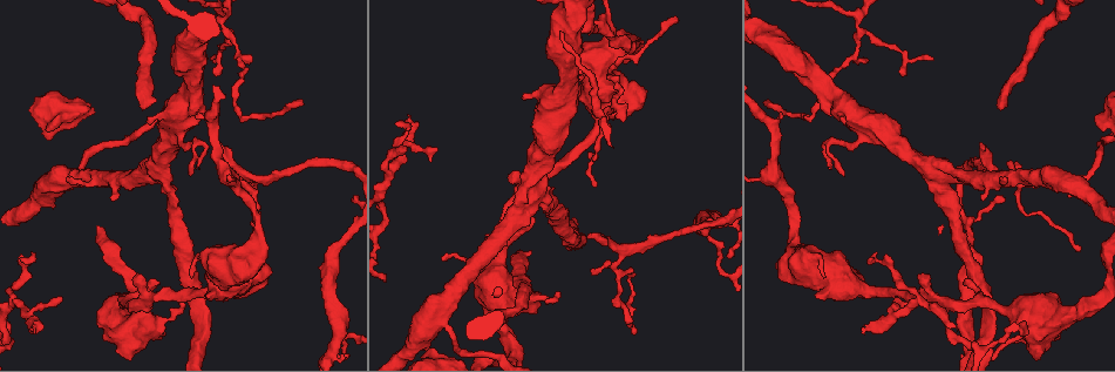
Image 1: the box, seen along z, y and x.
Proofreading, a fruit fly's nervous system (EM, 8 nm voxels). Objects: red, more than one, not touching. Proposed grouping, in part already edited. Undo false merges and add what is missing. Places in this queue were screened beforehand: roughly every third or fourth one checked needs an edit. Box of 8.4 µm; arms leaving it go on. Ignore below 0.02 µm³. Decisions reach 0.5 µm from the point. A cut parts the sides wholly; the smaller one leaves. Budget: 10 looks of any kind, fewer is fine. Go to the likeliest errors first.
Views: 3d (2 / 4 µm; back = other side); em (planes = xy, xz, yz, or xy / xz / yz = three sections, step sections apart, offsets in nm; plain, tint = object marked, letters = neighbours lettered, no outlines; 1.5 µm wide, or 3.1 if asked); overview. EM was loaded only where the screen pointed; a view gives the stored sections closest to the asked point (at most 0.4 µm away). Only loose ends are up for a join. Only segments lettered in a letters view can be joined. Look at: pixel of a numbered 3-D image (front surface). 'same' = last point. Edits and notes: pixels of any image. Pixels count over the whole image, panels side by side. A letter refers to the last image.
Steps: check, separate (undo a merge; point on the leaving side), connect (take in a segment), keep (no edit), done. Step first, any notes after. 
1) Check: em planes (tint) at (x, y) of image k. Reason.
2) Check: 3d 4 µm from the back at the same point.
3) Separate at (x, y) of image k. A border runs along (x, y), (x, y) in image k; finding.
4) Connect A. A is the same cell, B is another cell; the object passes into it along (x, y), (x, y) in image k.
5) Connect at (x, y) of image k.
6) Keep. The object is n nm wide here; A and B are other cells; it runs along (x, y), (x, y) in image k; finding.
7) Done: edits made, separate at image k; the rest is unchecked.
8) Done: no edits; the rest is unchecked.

Check: 3d 4 µm at (999, 100) of image 1. Branch stops here.

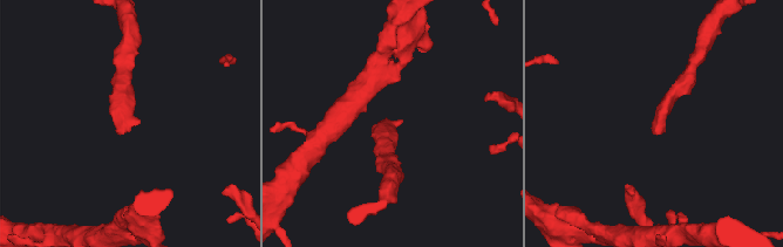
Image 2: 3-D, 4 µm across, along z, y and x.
Check: em planes (letters) at (398, 123) of image 2.

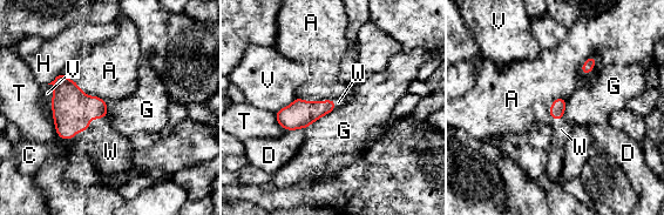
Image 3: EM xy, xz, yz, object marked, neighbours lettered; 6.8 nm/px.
Connect W. W is the same cell, A, C, D, G, H, T and V are other cells; the cell continues.

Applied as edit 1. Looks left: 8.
Check: em xz step 4 (tint) at (524, 98) of image 1. Branch stops here.

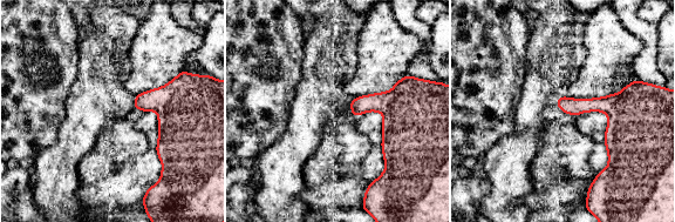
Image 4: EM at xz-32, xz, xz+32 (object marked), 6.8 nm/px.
Check: em planes (letters) at the same point.

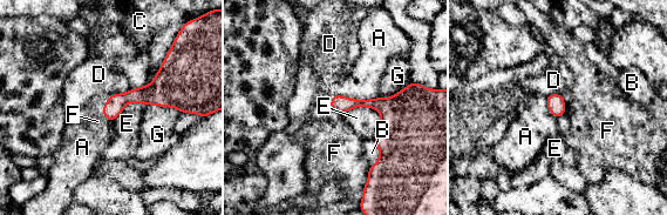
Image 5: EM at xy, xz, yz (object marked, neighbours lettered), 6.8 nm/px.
Keep. The longest contact is with A, 300 nm; A, B, C, D, E, F and G are other cells; a border runs along (369, 166), (367, 182), (363, 186) in image 5; none of them fits.

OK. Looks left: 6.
Check: em yz step 4 (tint) at (629, 321) of image 1. Free end.

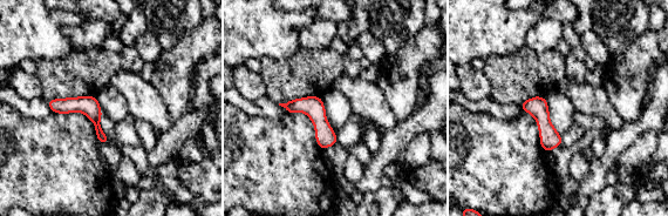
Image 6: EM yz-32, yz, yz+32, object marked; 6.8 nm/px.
Check: em yz step 4 (letters) at the same point. What lies round it.

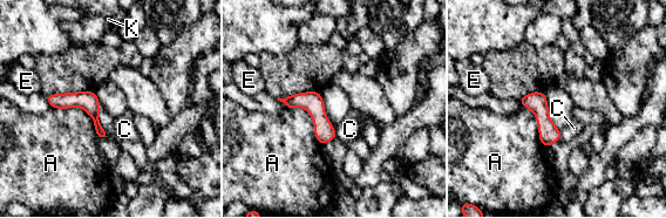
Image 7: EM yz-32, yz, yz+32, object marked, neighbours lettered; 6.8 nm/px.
Keep. A, C, E and K are other cells; it runs along (49, 99), (82, 100), (103, 136) in image 7; none of them fits.

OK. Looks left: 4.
Done: edits made, connect at image 3; the rest is unchecked.

